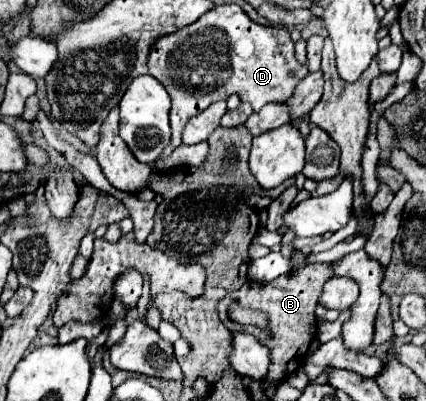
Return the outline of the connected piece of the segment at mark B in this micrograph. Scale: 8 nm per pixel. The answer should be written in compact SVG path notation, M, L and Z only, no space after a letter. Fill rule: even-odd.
M316 263L316 265L308 265L296 271L290 271L290 275L280 275L278 279L270 281L270 283L256 283L256 281L246 281L242 289L234 291L231 297L223 298L218 306L217 311L223 324L230 331L242 331L252 333L262 345L266 345L270 349L270 367L268 367L268 375L264 377L264 383L272 383L278 385L280 381L284 381L288 375L292 375L306 359L306 351L310 347L310 343L316 337L316 301L320 297L322 285L332 277L330 265L328 263ZM232 303L240 303L246 307L254 307L260 311L266 311L270 317L270 327L272 327L272 335L268 337L264 331L260 331L258 327L251 325L240 325L232 321L227 314L228 307Z

